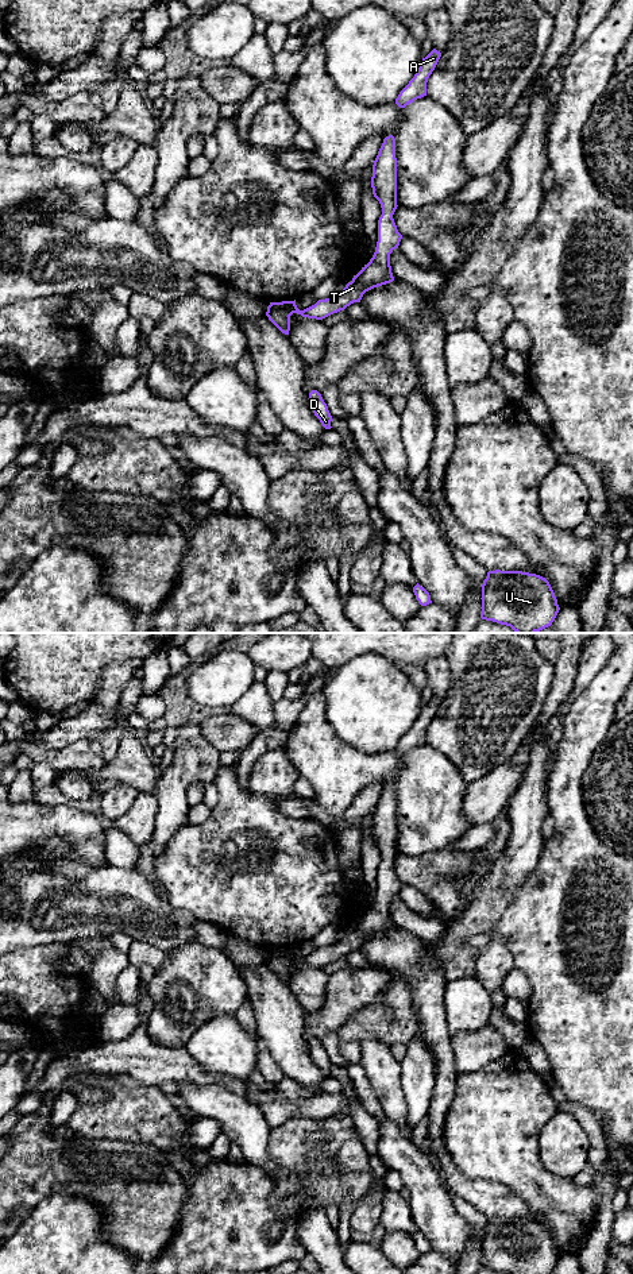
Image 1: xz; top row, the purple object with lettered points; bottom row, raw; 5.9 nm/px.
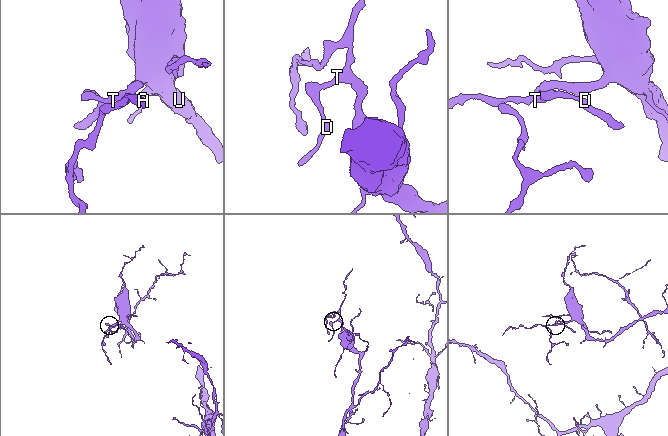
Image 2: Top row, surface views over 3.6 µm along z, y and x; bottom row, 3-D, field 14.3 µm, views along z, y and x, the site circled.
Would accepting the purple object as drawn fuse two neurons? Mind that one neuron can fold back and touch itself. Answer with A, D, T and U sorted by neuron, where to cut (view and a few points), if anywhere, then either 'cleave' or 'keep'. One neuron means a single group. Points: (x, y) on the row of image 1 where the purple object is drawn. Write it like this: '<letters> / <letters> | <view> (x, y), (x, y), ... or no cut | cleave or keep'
A D T U | no cut | keep

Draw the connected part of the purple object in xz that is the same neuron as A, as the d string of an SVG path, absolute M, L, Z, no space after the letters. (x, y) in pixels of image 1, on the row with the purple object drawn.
M433 49L425 58L422 58L420 67L409 84L400 92L395 104L405 108L417 99L426 96L426 82L435 70L441 53Z

